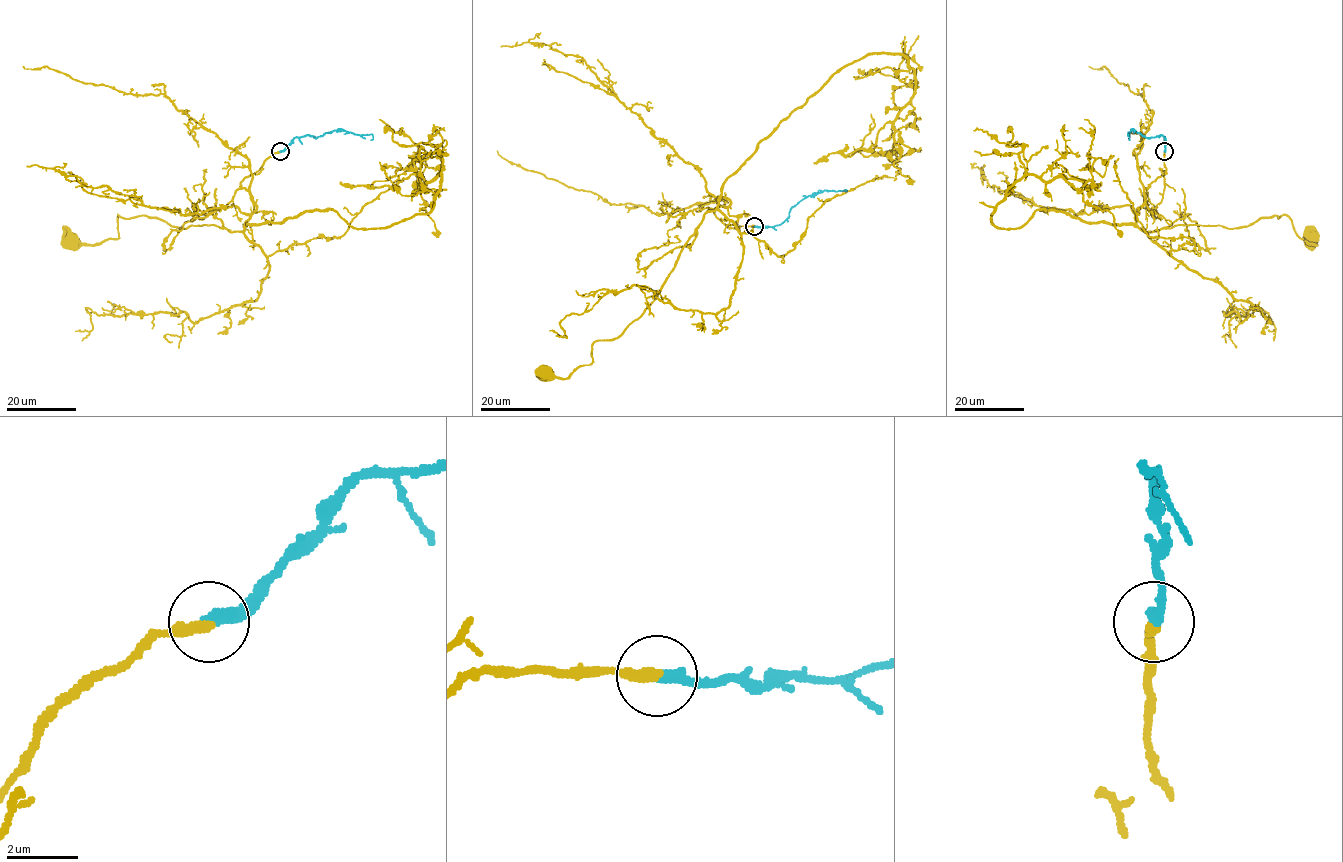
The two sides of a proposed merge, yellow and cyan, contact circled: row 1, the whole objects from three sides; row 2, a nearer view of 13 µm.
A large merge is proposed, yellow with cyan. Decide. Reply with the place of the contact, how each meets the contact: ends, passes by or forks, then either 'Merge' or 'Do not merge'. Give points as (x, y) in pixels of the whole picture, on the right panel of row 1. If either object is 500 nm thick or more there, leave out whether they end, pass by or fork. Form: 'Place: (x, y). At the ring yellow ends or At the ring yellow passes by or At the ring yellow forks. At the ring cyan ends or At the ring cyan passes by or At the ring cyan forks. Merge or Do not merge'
Place: (1164, 151). At the ring yellow ends. At the ring cyan ends. Merge

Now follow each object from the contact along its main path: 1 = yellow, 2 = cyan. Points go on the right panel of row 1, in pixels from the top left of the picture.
1: (1164, 152), (1166, 172), (1144, 189), (1135, 215), (1141, 228), (1239, 228), (1284, 214), (1312, 240)
2: (1164, 152), (1162, 135), (1146, 138), (1134, 131), (1128, 132), (1128, 140)

